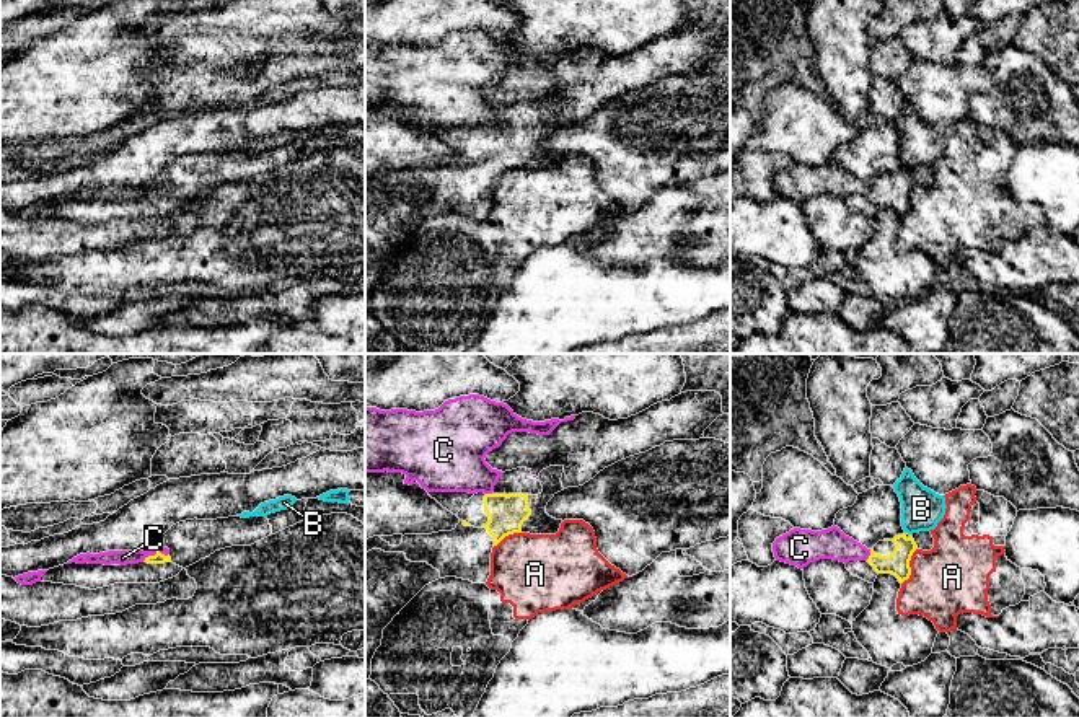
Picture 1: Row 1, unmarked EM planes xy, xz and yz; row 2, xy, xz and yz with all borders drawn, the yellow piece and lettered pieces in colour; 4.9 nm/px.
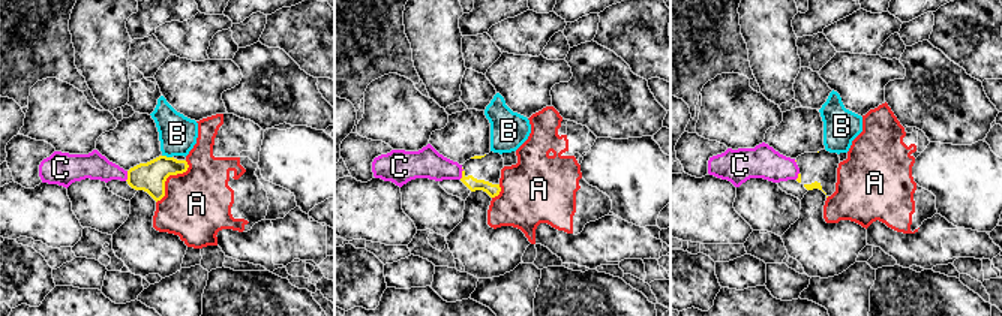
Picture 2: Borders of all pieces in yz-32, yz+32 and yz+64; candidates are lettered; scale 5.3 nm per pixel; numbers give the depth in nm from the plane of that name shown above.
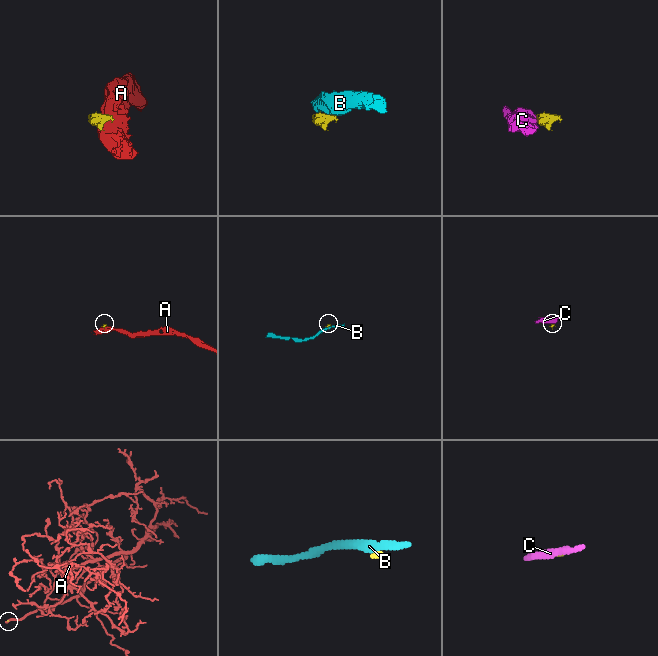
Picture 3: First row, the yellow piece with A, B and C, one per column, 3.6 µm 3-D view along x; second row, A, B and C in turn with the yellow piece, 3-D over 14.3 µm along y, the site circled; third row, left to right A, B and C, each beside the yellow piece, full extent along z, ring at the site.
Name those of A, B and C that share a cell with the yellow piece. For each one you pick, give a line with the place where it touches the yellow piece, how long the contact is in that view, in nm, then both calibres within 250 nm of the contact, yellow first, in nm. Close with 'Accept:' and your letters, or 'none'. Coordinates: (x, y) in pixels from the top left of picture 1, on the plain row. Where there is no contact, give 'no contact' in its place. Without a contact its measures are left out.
Accept: none

